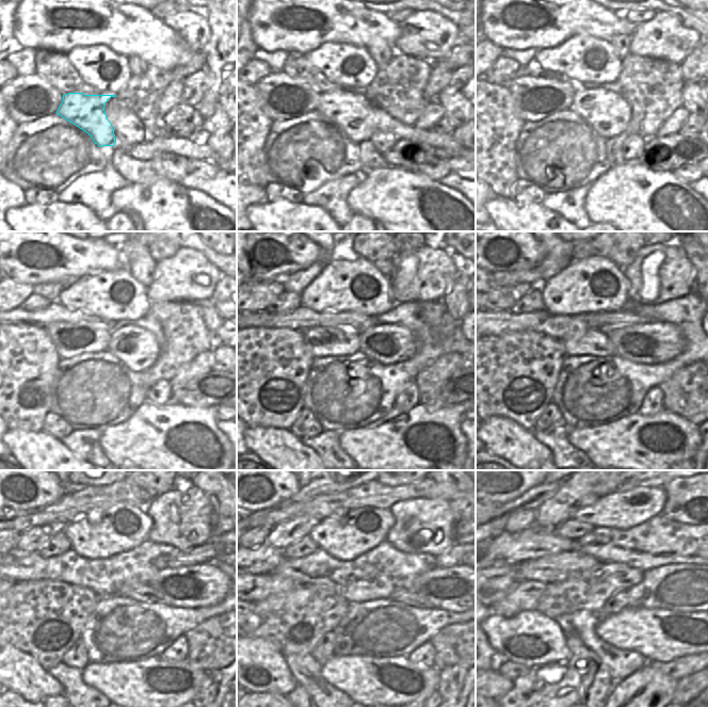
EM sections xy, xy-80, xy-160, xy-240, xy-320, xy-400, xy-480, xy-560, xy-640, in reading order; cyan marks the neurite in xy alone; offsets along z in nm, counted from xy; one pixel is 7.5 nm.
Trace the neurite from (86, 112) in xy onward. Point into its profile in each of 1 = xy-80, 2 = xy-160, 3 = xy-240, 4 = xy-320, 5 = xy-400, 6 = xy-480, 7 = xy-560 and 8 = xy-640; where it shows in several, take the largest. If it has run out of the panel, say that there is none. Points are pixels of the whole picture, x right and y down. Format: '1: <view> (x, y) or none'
1: xy-80 (358, 118)
2: xy-160 (608, 113)
3: xy-240 (138, 348)
4: xy-320 (387, 344)
5: xy-400 (655, 342)
6: xy-480 (200, 584)
7: xy-560 (453, 589)
8: xy-640 (692, 598)

